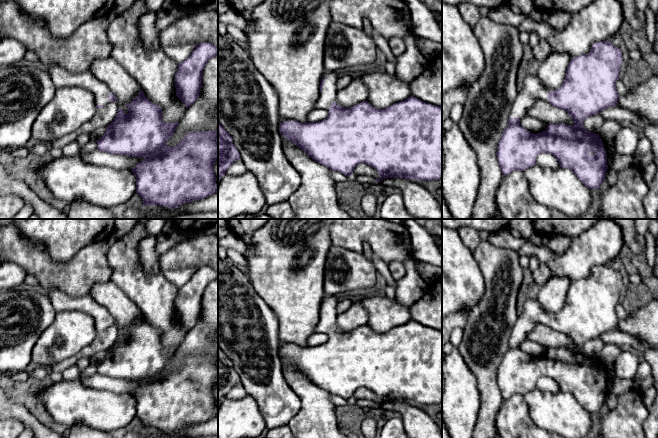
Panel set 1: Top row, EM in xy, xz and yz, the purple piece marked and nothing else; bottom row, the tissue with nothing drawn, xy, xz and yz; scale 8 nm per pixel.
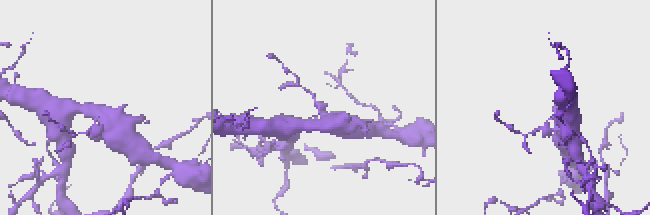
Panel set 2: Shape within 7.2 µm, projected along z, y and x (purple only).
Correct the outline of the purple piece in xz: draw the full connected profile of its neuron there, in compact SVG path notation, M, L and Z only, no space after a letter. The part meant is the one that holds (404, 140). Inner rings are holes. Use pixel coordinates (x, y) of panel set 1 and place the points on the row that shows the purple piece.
M325 71L321 79L320 93L315 105L316 108L325 109L328 112L324 120L305 123L283 121L279 125L280 134L301 148L316 162L347 177L353 174L358 164L365 163L378 172L380 178L374 179L375 182L396 177L425 181L442 178L442 107L411 96L385 109L377 109L368 101L350 108L343 108L336 102L338 78L336 71Z

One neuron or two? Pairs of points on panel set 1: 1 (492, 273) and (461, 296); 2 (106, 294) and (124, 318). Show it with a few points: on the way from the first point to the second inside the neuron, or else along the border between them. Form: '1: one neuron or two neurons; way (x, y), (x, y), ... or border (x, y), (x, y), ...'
1: two neurons; border (473, 257), (484, 279), (484, 294), (479, 301)
2: one neuron; way (112, 300), (124, 312)

